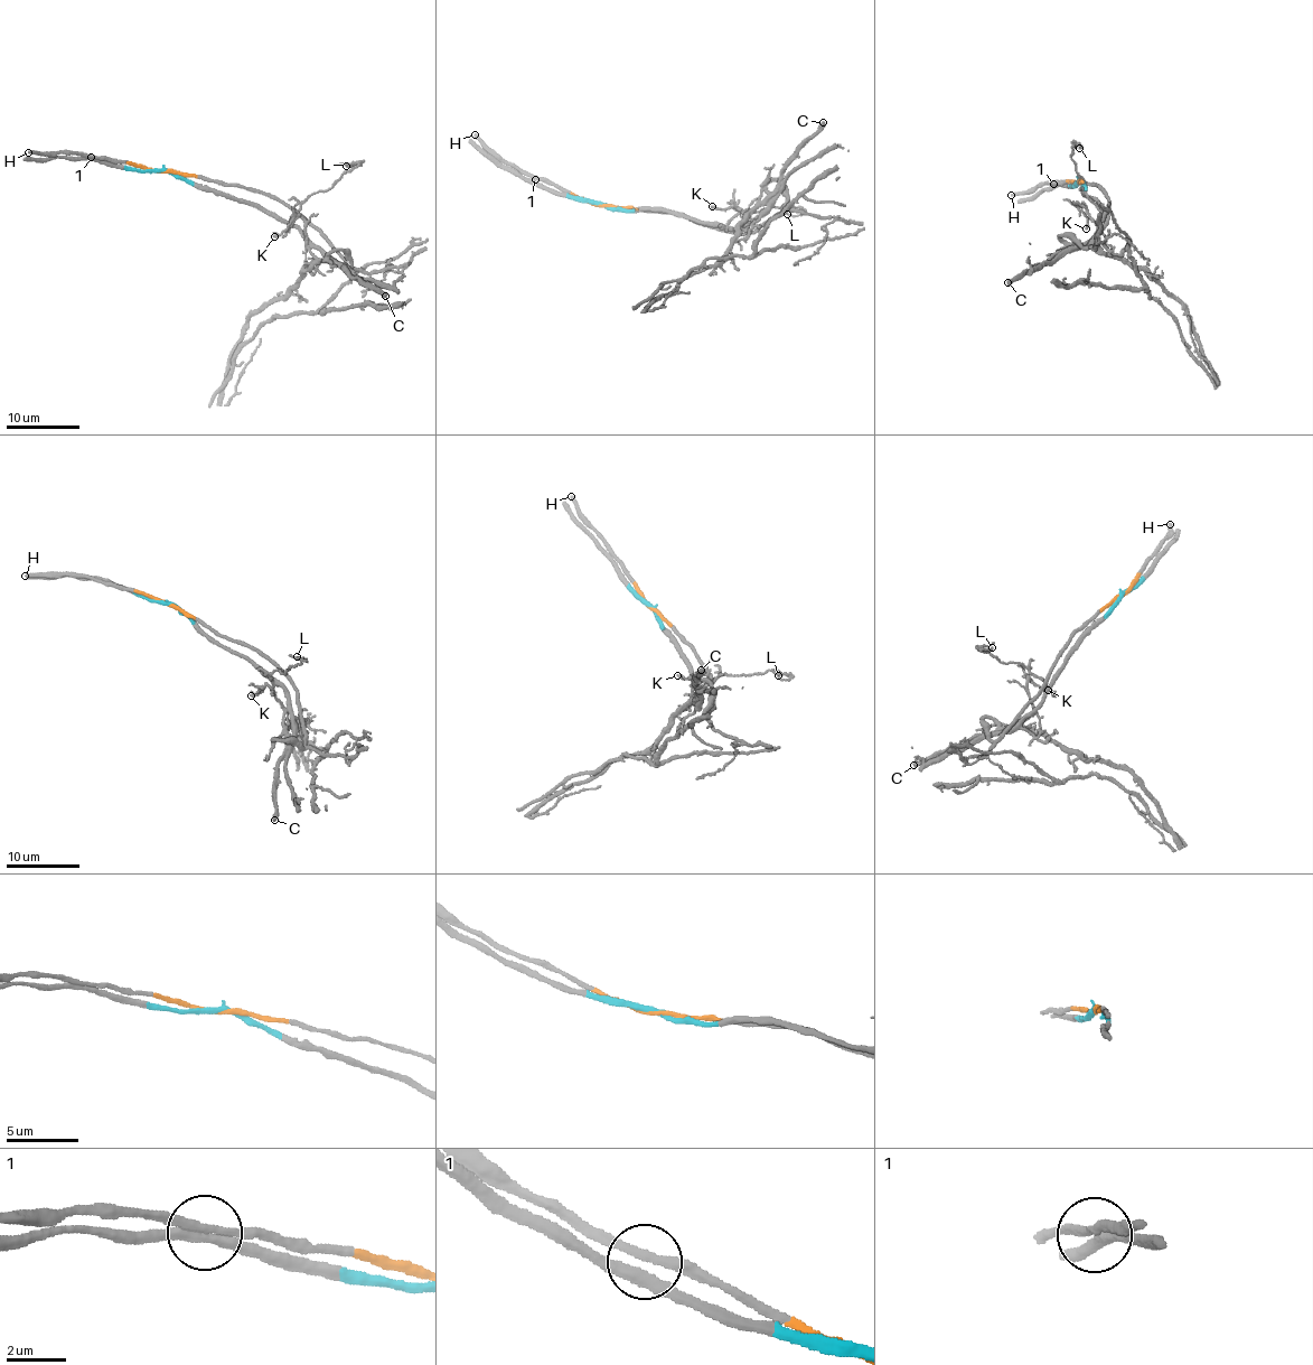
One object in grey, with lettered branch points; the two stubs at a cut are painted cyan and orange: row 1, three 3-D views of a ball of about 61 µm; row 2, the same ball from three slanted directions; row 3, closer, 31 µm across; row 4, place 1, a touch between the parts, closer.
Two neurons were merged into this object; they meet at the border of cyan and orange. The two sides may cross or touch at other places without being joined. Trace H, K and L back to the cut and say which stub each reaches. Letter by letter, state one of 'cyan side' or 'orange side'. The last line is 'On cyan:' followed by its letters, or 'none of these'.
H: orange side
K: cyan side
L: cyan side
On cyan: K, L

